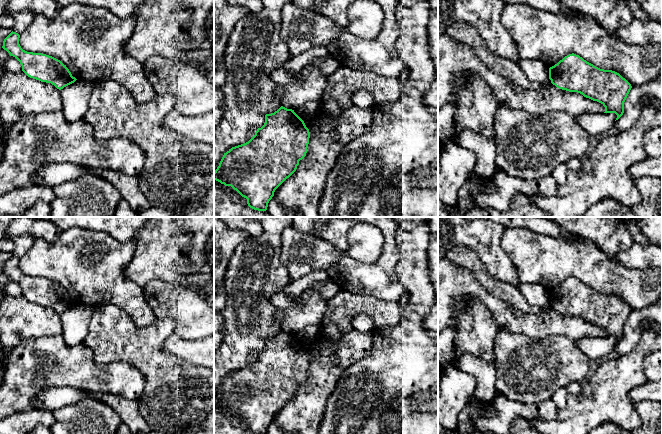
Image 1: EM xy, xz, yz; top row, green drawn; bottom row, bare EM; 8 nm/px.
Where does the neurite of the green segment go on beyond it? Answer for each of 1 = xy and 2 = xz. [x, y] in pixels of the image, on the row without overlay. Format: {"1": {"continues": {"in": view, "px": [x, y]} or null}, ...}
{"1": {"continues": null}, "2": {"continues": null}}

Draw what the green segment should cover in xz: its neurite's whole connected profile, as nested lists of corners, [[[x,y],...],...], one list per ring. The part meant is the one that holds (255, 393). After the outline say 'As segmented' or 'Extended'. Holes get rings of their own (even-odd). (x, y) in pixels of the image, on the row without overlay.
[[[281,330],[274,337],[265,339],[264,349],[257,353],[255,359],[248,366],[232,371],[224,377],[219,390],[214,395],[214,404],[225,410],[231,410],[247,423],[250,432],[267,434],[268,427],[274,420],[275,414],[296,395],[299,385],[306,380],[309,362],[310,356],[304,345],[294,334]]]. As segmented

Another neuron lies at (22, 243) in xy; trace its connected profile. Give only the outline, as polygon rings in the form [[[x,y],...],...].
[[[28,234],[14,238],[9,237],[8,239],[14,241],[15,249],[12,252],[12,255],[18,257],[19,259],[26,253],[27,250],[31,248],[36,240]]]

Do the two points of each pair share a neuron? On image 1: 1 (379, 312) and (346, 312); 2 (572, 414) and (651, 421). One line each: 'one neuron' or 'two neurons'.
1: one neuron
2: two neurons

